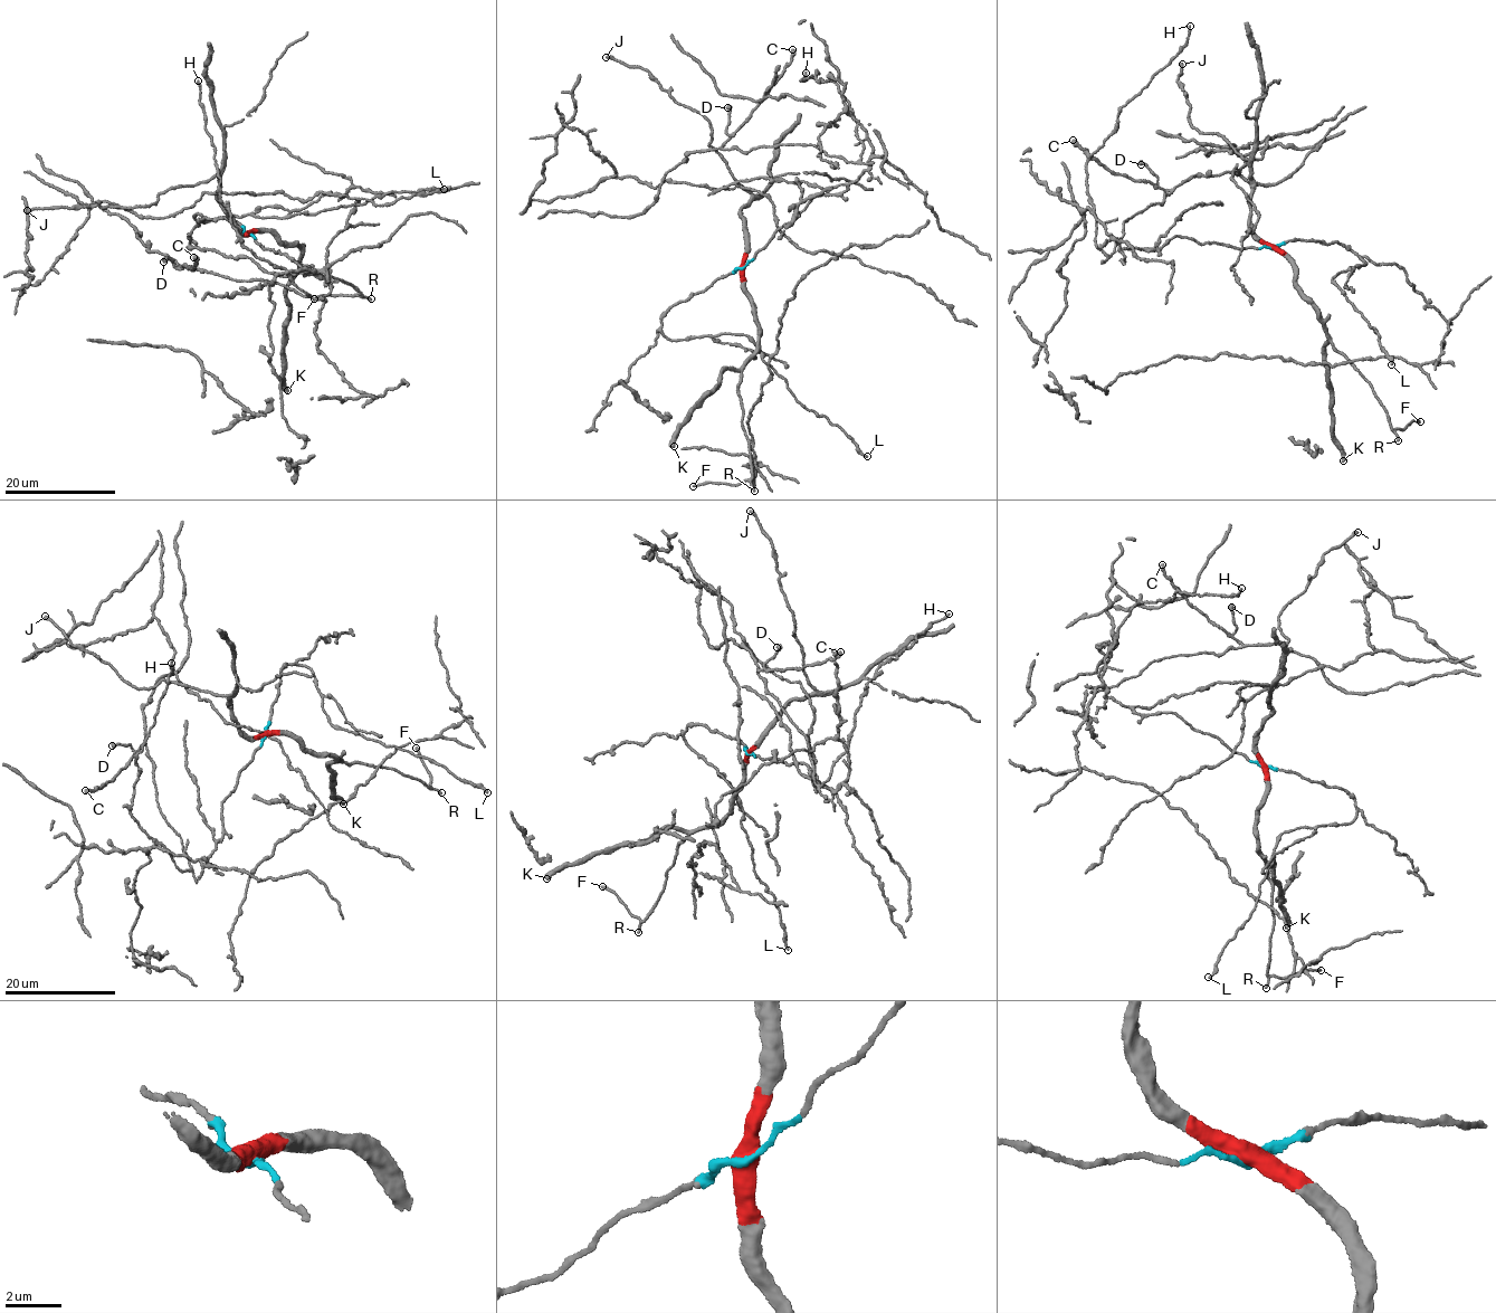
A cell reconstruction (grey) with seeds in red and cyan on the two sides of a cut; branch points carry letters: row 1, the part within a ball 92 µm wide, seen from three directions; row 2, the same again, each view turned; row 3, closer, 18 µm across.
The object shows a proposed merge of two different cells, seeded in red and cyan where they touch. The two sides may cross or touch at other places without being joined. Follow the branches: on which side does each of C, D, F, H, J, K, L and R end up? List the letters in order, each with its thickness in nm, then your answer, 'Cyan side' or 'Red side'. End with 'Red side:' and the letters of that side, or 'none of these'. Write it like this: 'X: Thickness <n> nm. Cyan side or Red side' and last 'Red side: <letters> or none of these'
C: Thickness 480 nm. Cyan side
D: Thickness 380 nm. Cyan side
F: Thickness 260 nm. Red side
H: Thickness 160 nm. Cyan side
J: Thickness 340 nm. Red side
K: Thickness 500 nm. Red side
L: Thickness 180 nm. Cyan side
R: Thickness 200 nm. Red side
Red side: F, J, K, R

